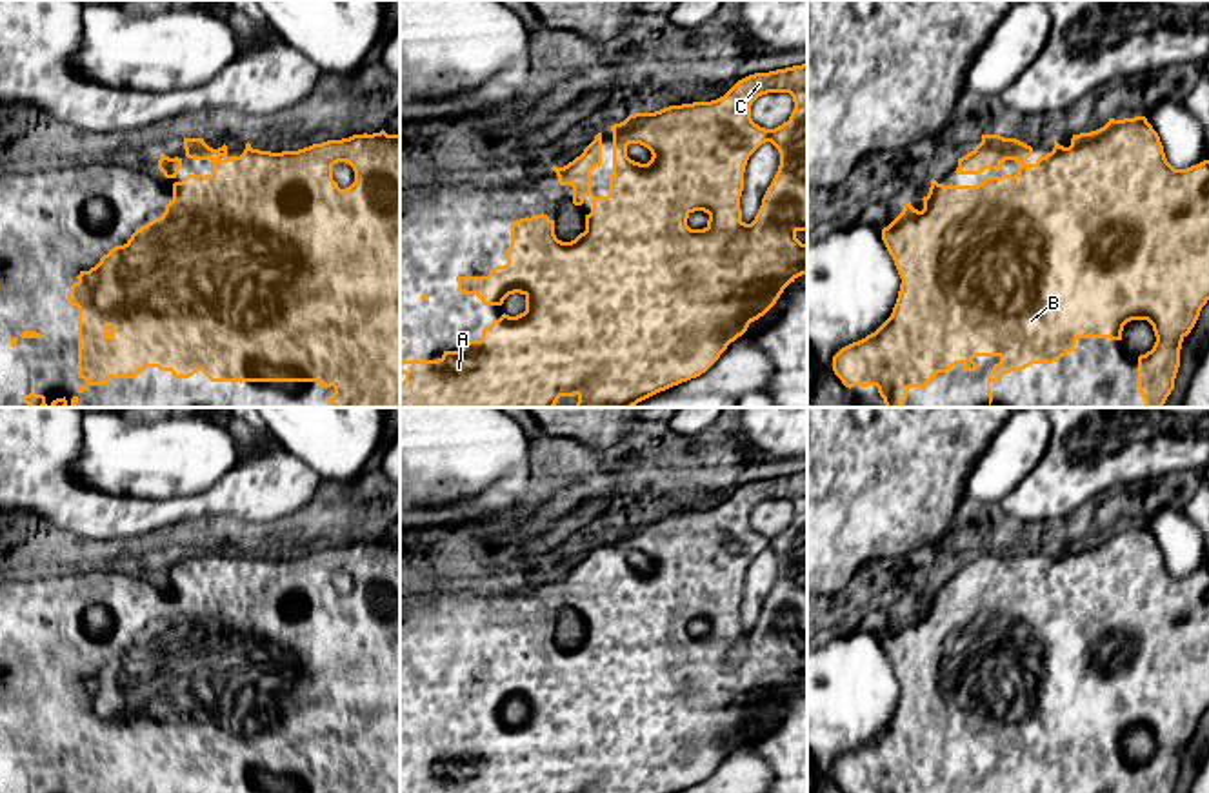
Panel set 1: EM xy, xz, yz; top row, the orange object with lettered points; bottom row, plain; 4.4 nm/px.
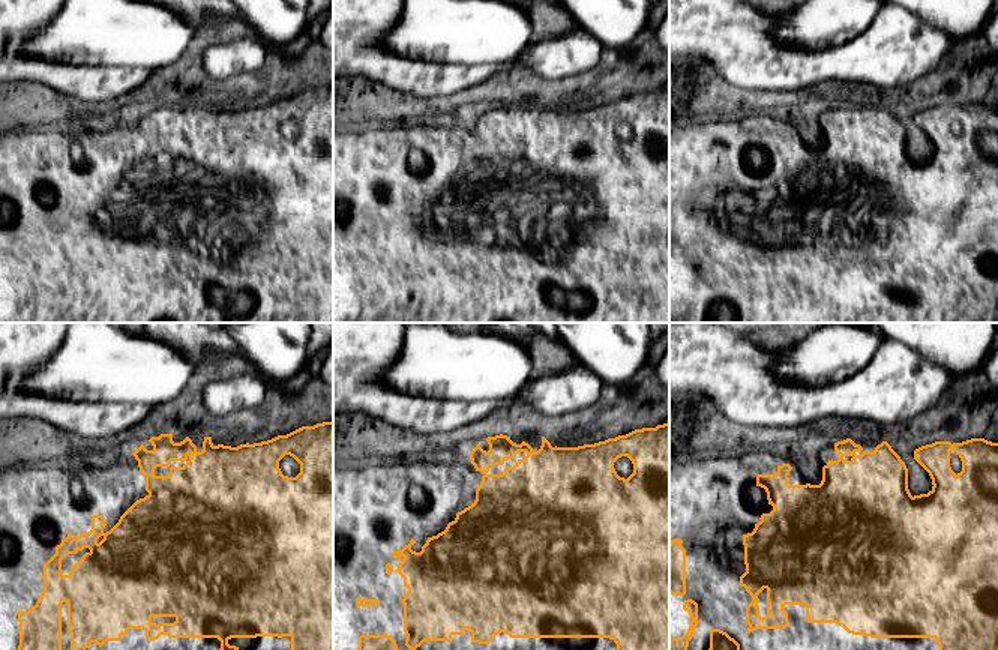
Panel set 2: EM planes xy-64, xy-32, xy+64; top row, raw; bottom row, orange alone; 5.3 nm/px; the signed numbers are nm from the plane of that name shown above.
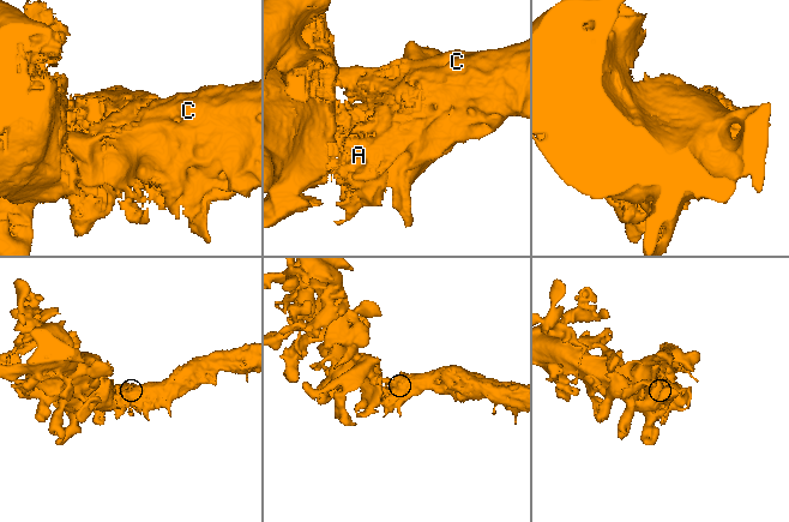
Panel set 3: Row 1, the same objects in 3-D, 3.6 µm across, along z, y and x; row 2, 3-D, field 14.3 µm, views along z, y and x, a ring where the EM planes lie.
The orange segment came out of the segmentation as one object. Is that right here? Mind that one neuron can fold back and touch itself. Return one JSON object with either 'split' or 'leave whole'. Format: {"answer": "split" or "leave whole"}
{"answer": "leave whole"}

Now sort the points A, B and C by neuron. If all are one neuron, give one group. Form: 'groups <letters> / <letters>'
groups A B C

